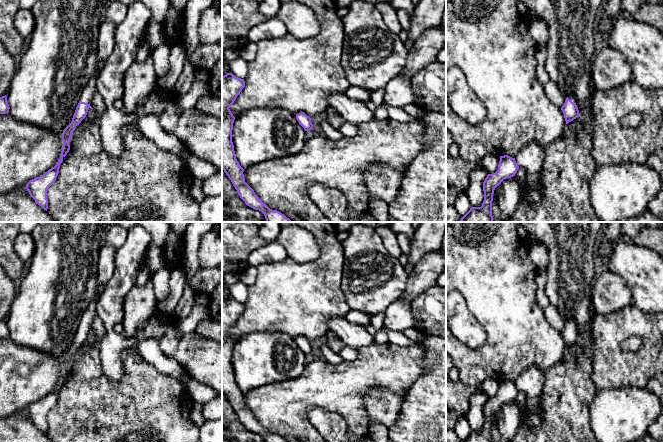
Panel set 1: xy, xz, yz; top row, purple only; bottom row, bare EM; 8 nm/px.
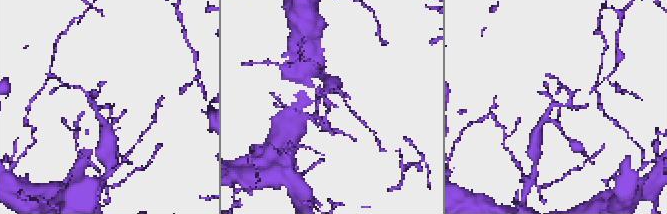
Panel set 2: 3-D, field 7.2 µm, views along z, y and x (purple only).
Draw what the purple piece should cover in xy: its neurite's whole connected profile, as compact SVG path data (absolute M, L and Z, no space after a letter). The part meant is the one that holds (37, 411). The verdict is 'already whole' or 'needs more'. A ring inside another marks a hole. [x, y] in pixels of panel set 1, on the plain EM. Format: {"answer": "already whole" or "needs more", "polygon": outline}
{"answer": "needs more", "polygon": "M98 298L86 309L76 331L71 347L63 354L61 360L64 367L60 383L54 391L49 393L43 399L30 404L26 409L26 413L28 414L30 420L46 435L48 433L47 413L55 406L59 397L60 388L63 386L63 382L70 374L69 366L73 355L75 354L76 350L79 349L86 341L87 336L91 331L91 322L97 316L97 301Z"}

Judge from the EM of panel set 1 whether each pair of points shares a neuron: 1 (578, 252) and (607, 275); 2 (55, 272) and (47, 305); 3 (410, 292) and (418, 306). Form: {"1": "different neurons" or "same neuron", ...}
{"1": "different neurons", "2": "same neuron", "3": "different neurons"}

